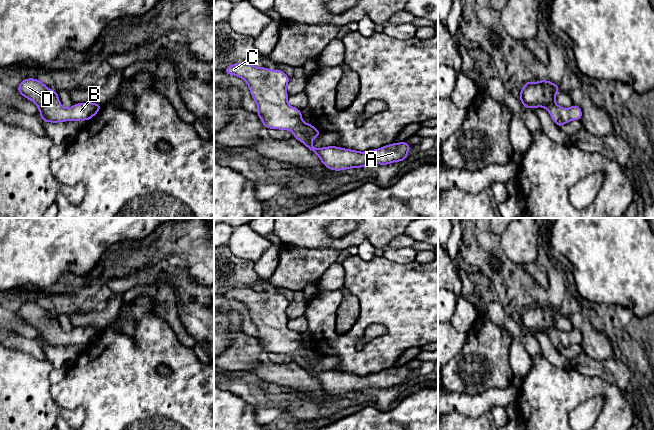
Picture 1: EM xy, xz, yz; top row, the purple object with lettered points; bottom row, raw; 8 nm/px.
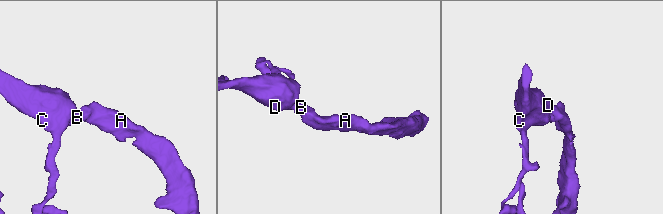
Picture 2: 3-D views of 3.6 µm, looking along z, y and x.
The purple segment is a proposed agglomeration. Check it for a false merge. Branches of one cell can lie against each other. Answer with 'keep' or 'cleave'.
keep

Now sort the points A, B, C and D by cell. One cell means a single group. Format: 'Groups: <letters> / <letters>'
Groups: A B C D

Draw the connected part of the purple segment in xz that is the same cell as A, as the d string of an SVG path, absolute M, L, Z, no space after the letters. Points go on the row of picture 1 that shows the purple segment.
M232 63L223 72L242 78L255 100L262 124L268 129L291 130L293 137L302 142L311 152L320 157L322 164L330 170L341 171L363 168L371 164L388 165L406 161L411 145L406 141L392 143L378 149L359 152L352 149L328 146L315 148L311 140L322 132L311 123L304 123L300 109L288 104L286 87L290 77L282 70L257 68L249 63Z

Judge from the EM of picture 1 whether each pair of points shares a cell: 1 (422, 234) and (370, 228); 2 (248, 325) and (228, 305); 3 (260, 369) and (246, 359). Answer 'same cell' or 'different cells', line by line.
1: different cells
2: same cell
3: different cells

